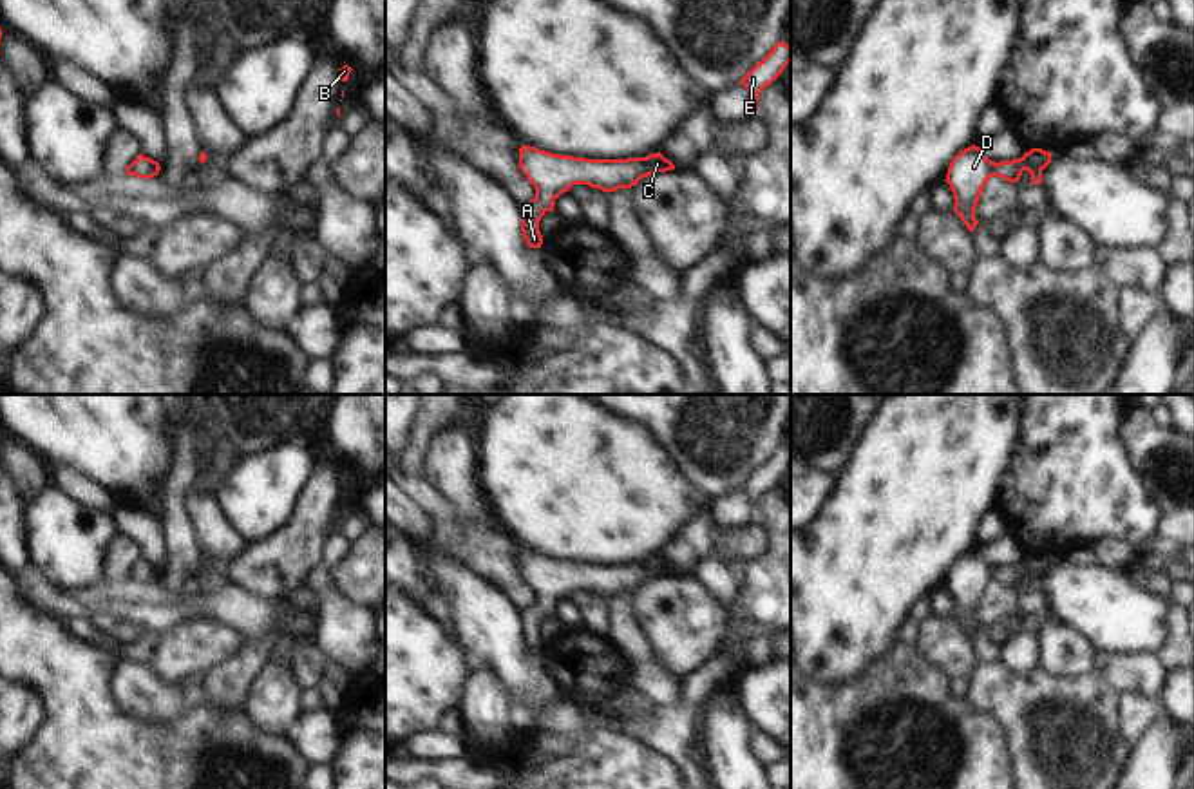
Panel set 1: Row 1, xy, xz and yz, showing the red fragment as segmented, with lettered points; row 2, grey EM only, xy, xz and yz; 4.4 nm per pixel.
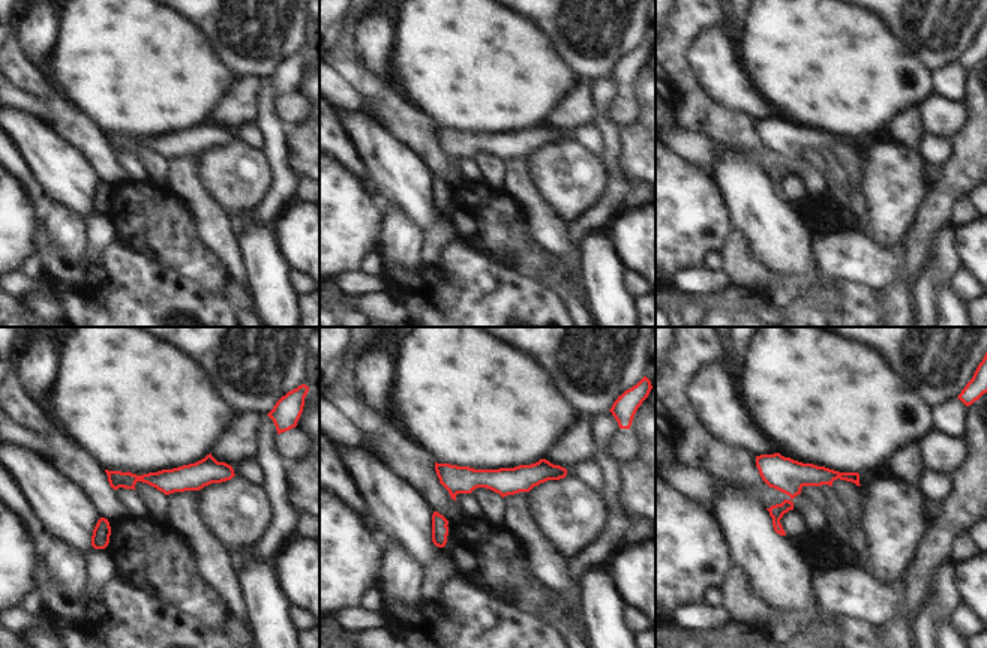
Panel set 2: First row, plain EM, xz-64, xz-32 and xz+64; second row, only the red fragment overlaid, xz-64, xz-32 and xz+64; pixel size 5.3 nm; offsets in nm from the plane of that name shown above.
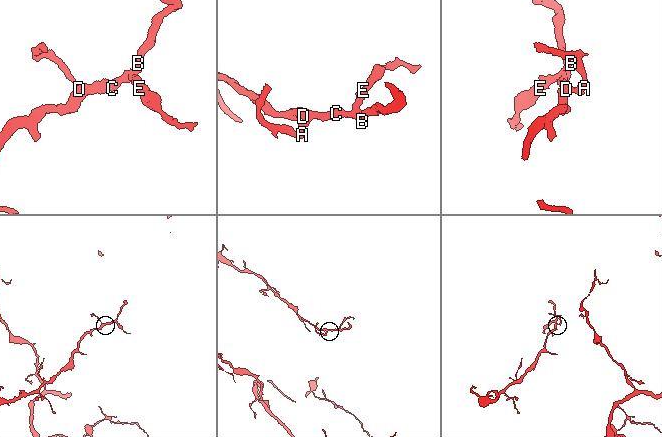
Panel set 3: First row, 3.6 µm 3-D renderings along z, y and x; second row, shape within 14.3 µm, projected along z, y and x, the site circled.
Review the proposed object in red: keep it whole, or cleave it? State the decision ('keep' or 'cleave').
keep

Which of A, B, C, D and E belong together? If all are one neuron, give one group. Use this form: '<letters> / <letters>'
A B C D E

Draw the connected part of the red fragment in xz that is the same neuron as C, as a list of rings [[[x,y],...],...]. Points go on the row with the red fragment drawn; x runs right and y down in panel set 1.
[[[523,145],[519,168],[535,188],[535,197],[521,203],[521,232],[530,248],[541,248],[541,217],[554,212],[555,199],[573,185],[615,192],[631,188],[651,174],[675,170],[675,165],[660,152],[628,159],[586,159]]]

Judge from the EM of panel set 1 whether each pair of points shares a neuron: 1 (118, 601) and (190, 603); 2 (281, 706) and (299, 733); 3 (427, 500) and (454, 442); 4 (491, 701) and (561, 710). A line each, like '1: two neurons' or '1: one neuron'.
1: one neuron
2: two neurons
3: two neurons
4: two neurons

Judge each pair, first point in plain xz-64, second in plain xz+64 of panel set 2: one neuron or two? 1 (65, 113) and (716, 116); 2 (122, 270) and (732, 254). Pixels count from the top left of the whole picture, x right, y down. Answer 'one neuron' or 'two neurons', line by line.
1: one neuron
2: two neurons

